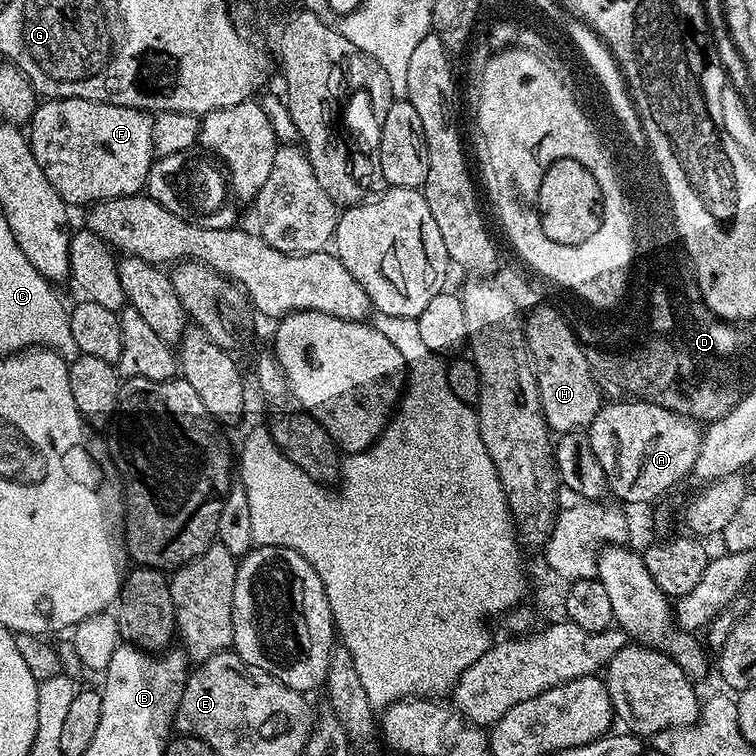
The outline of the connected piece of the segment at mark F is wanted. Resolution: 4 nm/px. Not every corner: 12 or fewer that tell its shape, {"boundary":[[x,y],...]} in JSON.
{"boundary":[[37,103],[27,138],[65,204],[145,191],[152,116]]}

